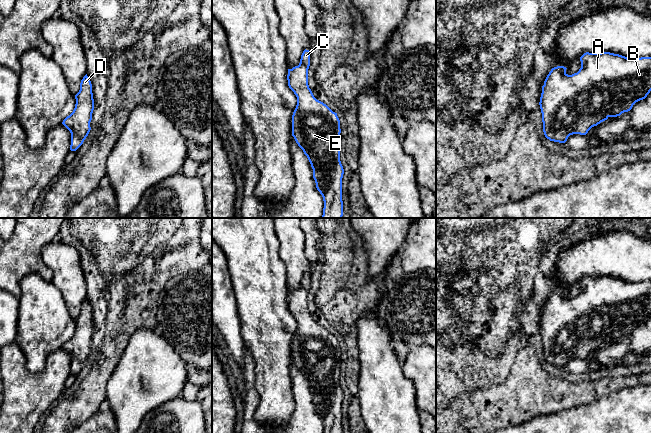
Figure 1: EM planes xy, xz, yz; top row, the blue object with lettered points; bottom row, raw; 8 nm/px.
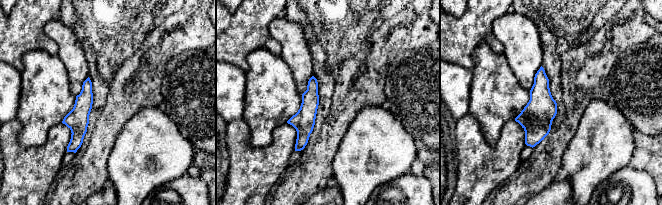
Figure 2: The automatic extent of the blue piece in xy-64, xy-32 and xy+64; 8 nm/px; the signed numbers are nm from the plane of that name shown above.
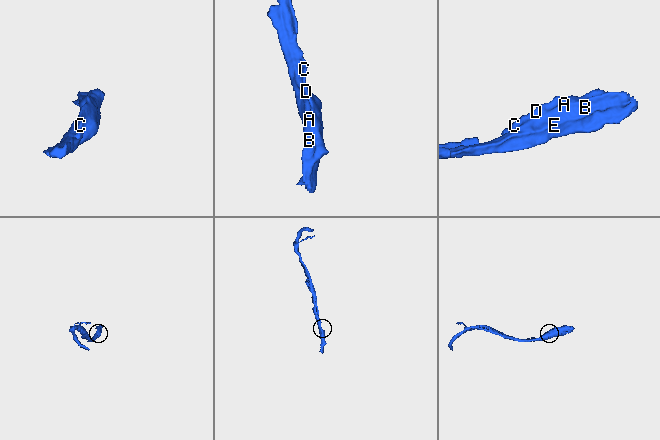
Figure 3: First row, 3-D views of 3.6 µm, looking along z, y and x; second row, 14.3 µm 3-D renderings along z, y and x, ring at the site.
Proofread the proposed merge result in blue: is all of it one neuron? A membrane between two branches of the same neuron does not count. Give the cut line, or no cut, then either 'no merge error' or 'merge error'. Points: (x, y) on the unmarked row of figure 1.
cut none; no merge error

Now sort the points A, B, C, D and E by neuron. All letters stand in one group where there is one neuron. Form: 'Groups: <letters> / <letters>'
Groups: A B C D E

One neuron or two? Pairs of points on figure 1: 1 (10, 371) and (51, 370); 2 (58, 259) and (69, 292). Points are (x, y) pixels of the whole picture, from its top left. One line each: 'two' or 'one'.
1: one
2: one

